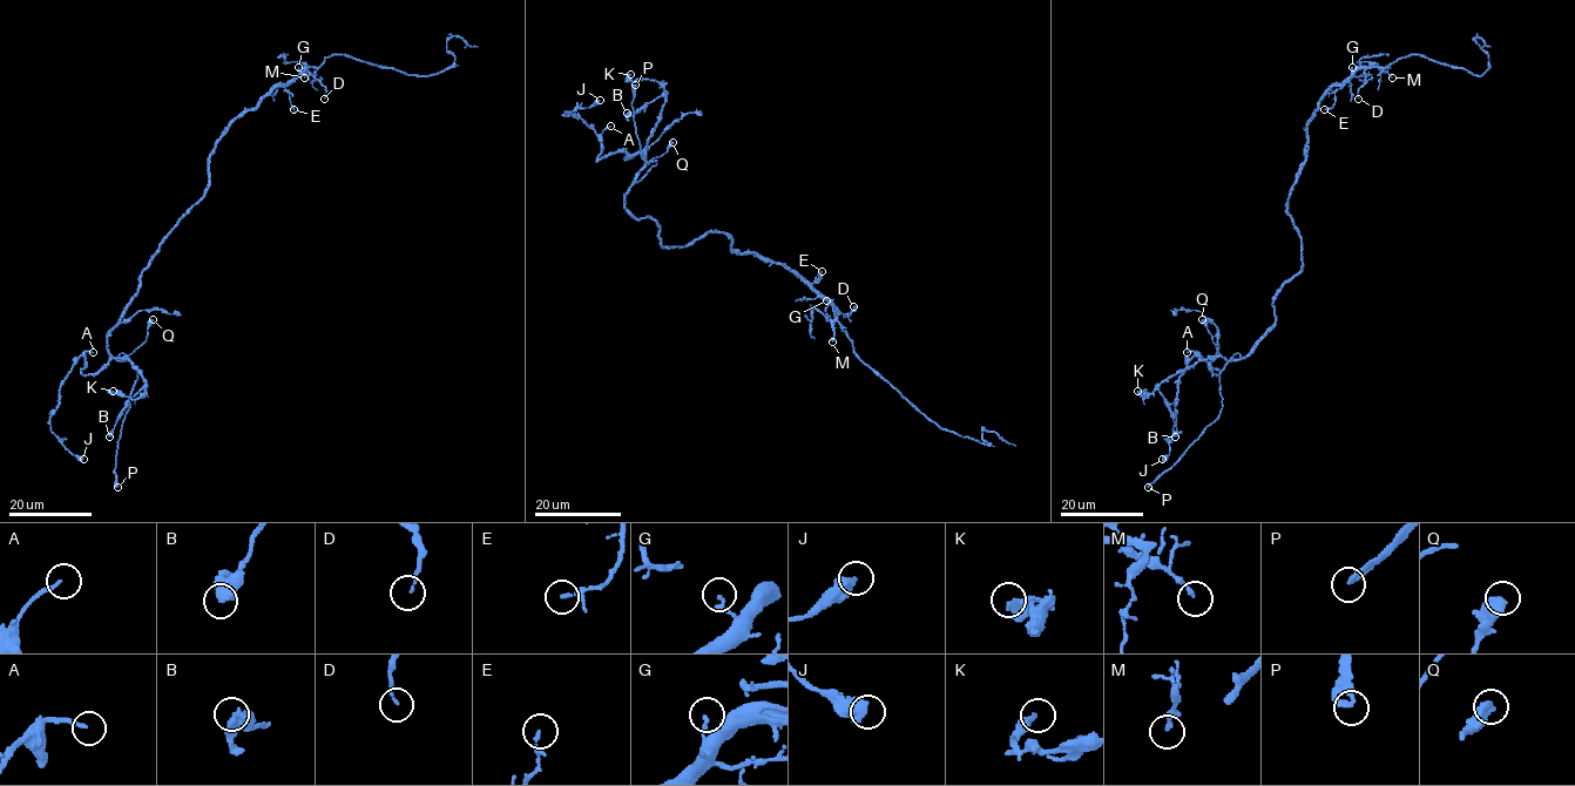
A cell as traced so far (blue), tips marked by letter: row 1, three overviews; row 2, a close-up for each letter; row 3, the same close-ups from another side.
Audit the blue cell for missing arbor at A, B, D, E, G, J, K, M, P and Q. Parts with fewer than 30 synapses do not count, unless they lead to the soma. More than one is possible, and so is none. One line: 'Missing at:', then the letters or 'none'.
Missing at: P

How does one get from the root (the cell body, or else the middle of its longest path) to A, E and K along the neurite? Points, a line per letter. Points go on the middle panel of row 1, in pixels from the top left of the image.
A: (725, 235), (663, 246), (658, 224), (624, 207), (646, 156), (597, 161), (610, 126)
E: (725, 235), (731, 239), (731, 250), (757, 252), (774, 262), (784, 263), (811, 288), (820, 278), (822, 271)
K: (725, 235), (707, 231), (688, 245), (663, 246), (658, 224), (624, 207), (664, 102), (657, 81), (630, 74)

